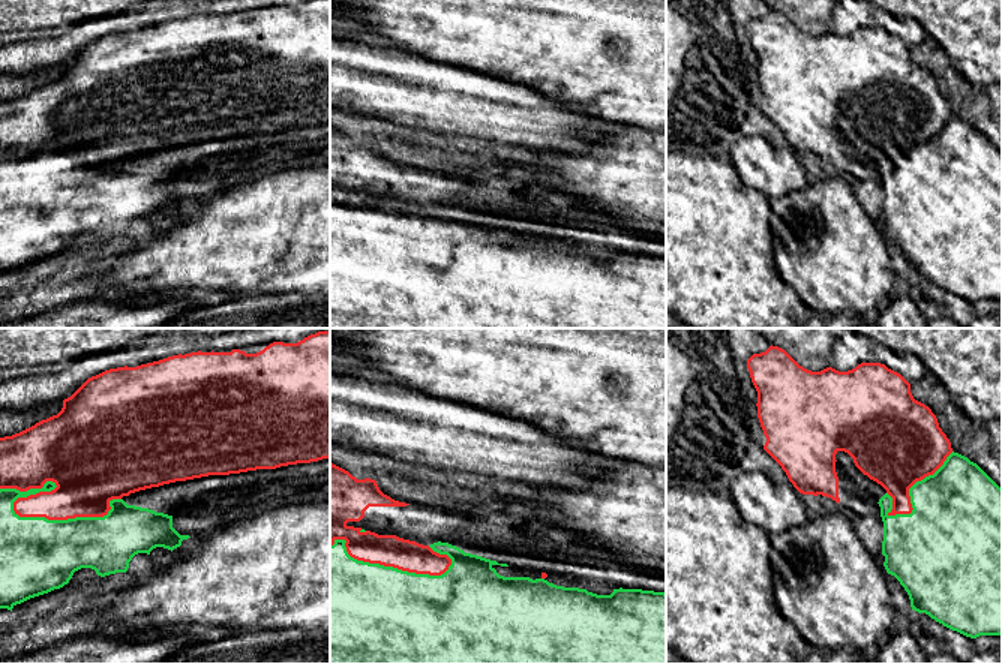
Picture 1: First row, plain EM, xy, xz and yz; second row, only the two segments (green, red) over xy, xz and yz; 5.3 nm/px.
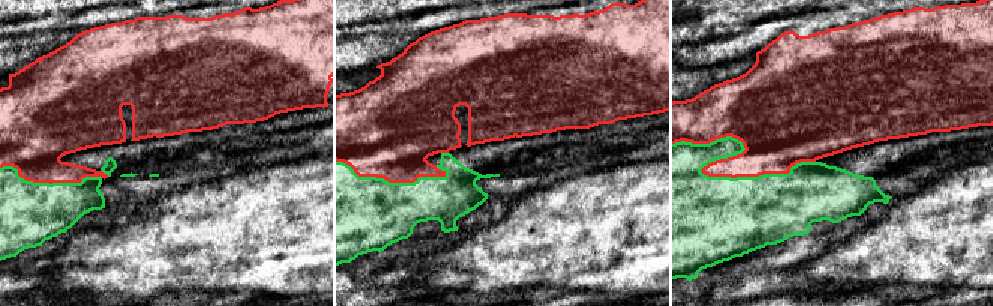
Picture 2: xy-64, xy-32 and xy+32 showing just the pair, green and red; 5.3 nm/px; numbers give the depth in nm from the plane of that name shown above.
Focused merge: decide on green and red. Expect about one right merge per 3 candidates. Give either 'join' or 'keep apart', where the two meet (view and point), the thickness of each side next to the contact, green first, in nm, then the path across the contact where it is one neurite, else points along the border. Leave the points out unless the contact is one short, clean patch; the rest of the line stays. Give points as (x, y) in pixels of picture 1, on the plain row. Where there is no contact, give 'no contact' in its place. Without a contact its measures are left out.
keep apart | xy (35, 182) | 400/220 nm

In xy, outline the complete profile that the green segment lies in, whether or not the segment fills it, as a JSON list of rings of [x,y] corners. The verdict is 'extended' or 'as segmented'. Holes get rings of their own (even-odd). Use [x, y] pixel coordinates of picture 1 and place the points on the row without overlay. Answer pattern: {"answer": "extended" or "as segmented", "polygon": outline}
{"answer": "as segmented", "polygon": [[[46,145],[42,153],[27,156],[0,153],[0,273],[12,276],[16,268],[60,253],[81,232],[92,232],[100,241],[126,237],[135,219],[150,219],[156,211],[172,216],[182,210],[183,204],[190,202],[172,192],[172,180],[128,169],[123,163],[110,165],[111,174],[104,181],[48,184],[20,181],[14,175],[14,166],[18,162],[51,156],[56,151],[56,147]]]}

